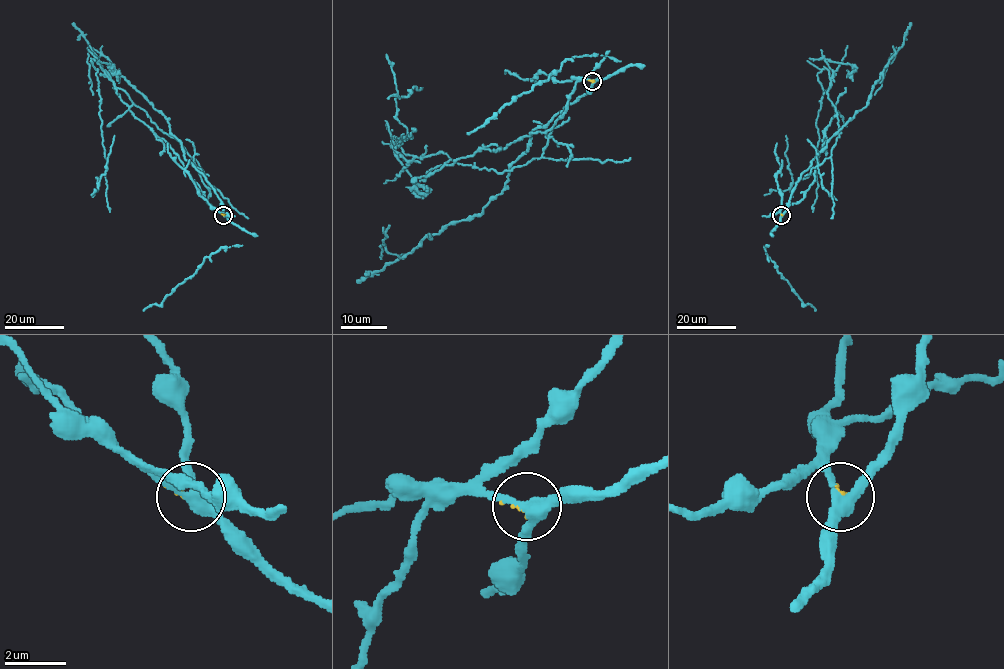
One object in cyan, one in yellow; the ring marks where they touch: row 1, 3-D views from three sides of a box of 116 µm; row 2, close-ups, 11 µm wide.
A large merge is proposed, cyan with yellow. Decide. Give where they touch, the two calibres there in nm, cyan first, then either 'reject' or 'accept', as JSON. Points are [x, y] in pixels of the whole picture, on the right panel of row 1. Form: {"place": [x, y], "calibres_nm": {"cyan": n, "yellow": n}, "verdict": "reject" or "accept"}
{"place": [781, 215], "calibres_nm": {"cyan": 360, "yellow": 120}, "verdict": "reject"}

